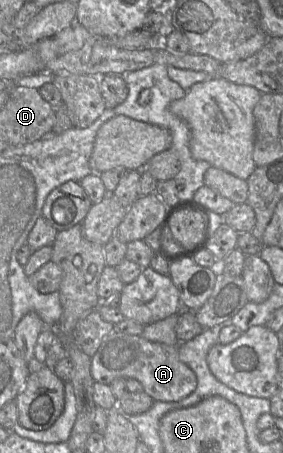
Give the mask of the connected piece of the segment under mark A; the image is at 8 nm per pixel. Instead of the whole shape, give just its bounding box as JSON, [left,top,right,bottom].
[91,331,197,401]

